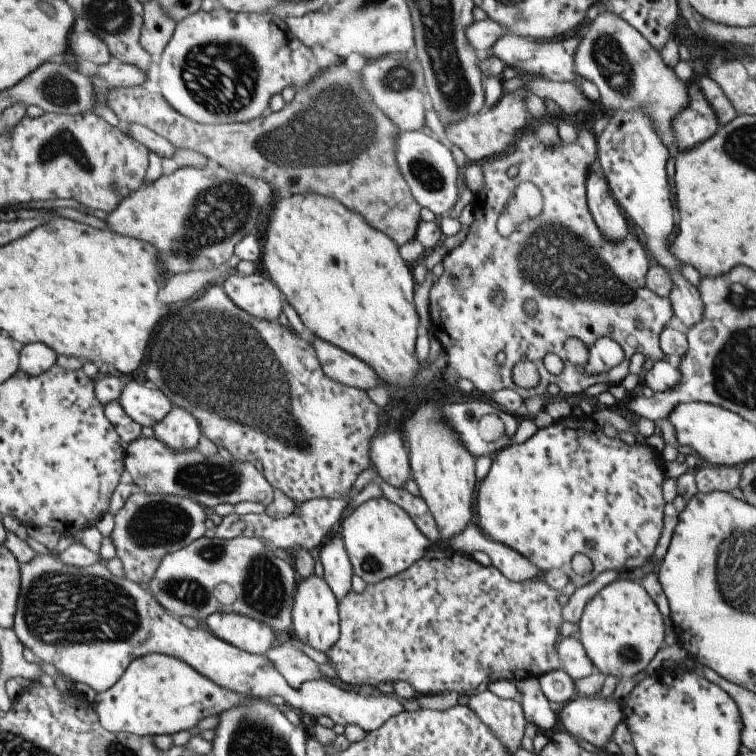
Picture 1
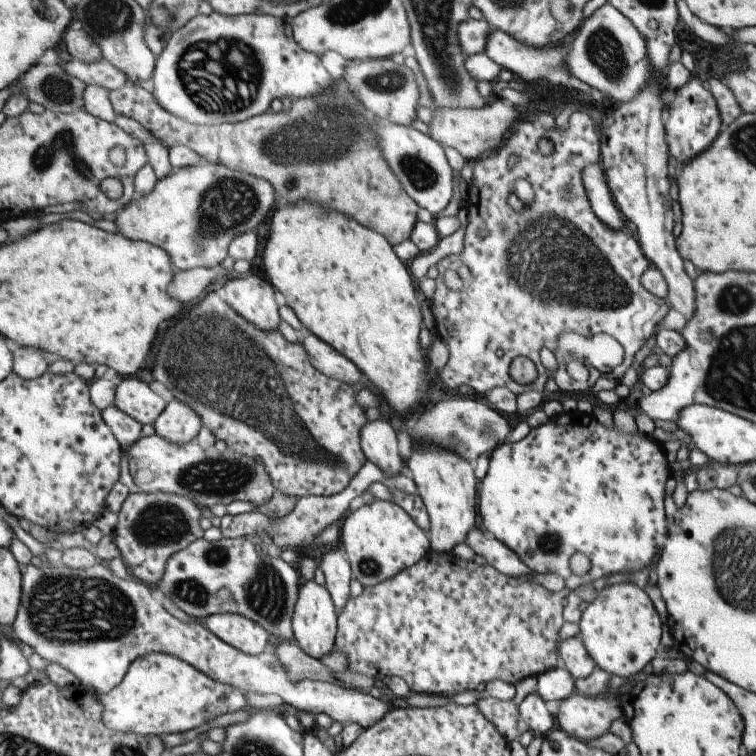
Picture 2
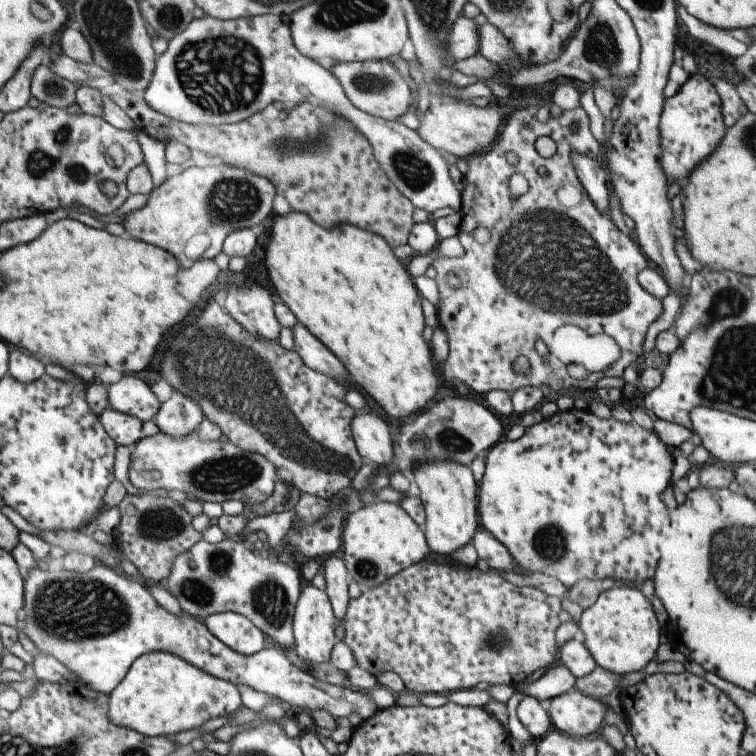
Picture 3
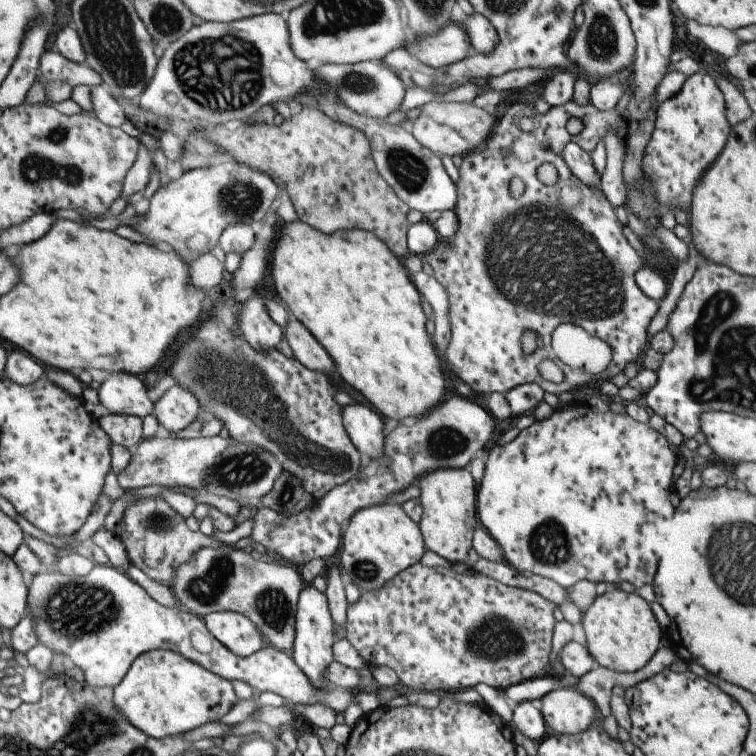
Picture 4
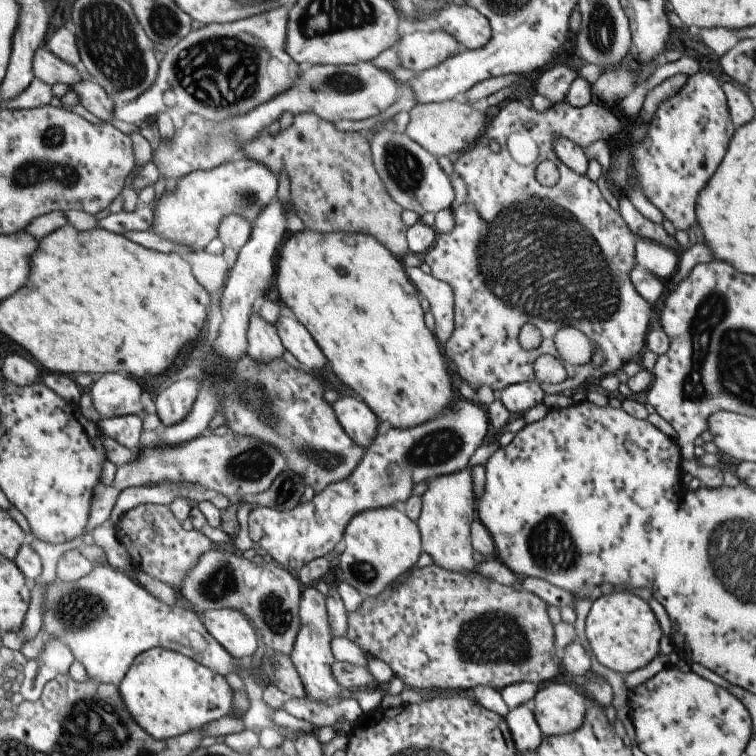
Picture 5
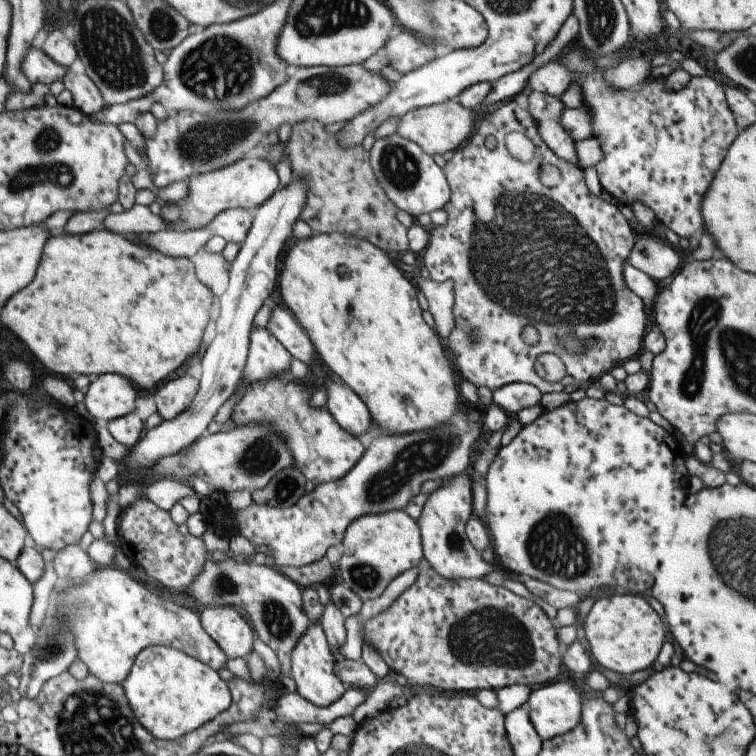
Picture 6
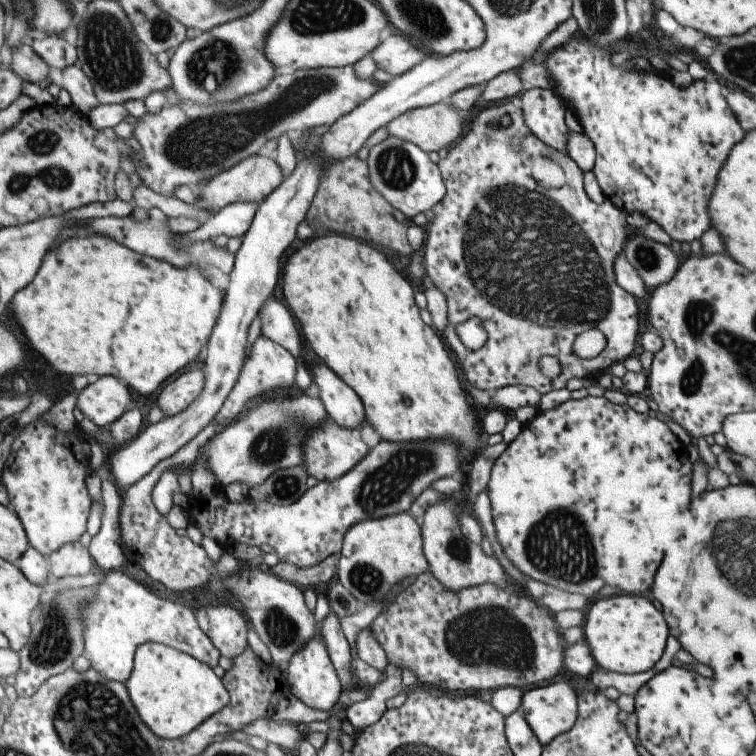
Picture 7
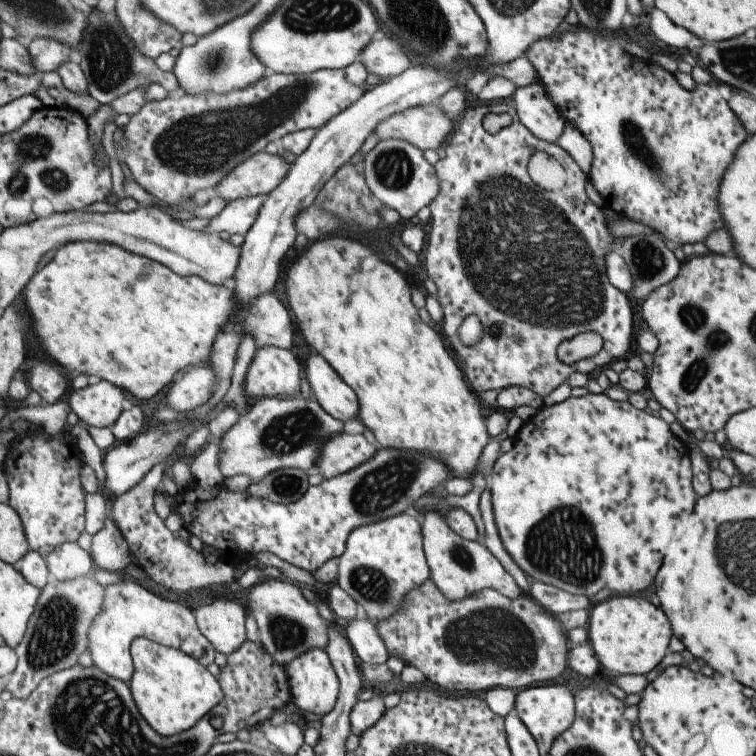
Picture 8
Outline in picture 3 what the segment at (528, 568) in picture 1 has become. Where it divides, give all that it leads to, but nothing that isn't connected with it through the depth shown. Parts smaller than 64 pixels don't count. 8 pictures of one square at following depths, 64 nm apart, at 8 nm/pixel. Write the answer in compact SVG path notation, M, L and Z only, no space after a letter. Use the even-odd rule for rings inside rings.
M477 529L470 543L473 544L477 556L485 560L491 569L503 572L519 570L505 546L495 540L490 532L485 532L485 529Z

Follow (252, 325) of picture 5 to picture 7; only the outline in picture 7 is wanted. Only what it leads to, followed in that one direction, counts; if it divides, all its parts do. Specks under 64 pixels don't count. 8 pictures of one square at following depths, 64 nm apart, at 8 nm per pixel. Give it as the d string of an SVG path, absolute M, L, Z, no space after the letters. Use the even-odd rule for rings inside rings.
M258 335L249 348L249 353L246 355L235 386L231 389L231 392L222 402L220 409L214 416L213 421L217 422L217 431L230 425L235 418L238 418L237 414L248 398L255 395L265 396L271 390L277 390L278 388L285 392L287 388L291 387L291 384L294 383L293 376L297 362L295 359L282 346L270 341L269 338L263 335Z

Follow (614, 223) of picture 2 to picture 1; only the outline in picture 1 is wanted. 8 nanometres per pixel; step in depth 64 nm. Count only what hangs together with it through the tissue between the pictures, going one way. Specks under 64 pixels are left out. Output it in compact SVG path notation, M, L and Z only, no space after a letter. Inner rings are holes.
M589 168L585 179L586 203L596 227L605 240L619 242L629 236L627 222L619 212L618 204L612 198L608 184L599 168Z

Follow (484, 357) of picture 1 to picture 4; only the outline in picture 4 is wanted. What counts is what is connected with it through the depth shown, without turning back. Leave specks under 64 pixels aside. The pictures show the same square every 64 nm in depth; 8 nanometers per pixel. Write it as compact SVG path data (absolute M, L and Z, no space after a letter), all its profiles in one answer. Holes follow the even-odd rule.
M571 102L550 107L545 114L540 115L533 105L515 103L496 120L483 146L462 156L458 169L459 179L454 184L456 205L453 211L458 218L457 230L451 238L439 240L437 245L423 256L423 260L431 266L432 276L447 295L446 317L450 339L443 354L445 362L449 364L449 370L469 386L474 398L486 397L492 392L505 394L525 383L535 383L542 391L557 397L561 392L579 388L587 382L606 381L617 376L625 365L634 363L639 354L647 348L647 325L657 312L658 301L643 294L634 281L634 274L645 266L645 262L621 234L621 224L601 190L590 189L579 181L571 174L562 157L567 143L575 143L581 150L590 153L599 136L602 137L607 128L611 128L613 133L618 131L619 124L620 116L617 116L614 110L605 112L593 106ZM569 118L577 118L583 126L576 135L569 135L565 129ZM523 131L529 133L528 138L535 145L533 159L529 161L519 161L512 153L505 154L507 150L511 150L513 140L517 140ZM541 144L548 144L548 148L543 150ZM543 162L553 164L557 171L557 180L552 185L543 185L535 177L537 166ZM513 177L519 177L524 184L524 191L518 197L510 195L509 181ZM563 186L575 186L577 204L567 206L569 202L559 200L559 192ZM521 228L525 228L525 232ZM527 254L531 258L527 258ZM561 323L576 324L592 337L599 337L609 344L612 357L605 370L592 375L581 369L571 369L556 360L549 341L553 329ZM524 330L533 330L537 337L542 338L543 347L535 350L533 354L521 352L520 338ZM541 360L554 361L563 373L561 382L553 383L541 378L537 371L537 364Z

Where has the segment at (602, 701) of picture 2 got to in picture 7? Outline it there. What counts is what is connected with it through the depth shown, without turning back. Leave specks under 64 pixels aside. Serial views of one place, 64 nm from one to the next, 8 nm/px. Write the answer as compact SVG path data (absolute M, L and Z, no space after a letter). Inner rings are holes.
M553 682L523 693L520 710L541 746L573 726L576 698L567 682Z

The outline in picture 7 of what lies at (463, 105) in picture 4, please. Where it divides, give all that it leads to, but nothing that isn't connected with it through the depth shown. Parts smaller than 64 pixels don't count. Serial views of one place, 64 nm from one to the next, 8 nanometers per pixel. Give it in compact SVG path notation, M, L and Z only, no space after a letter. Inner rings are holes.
M441 101L434 105L405 111L390 120L386 126L388 136L391 135L413 143L427 154L428 152L437 152L441 148L449 148L462 135L463 129L465 129L464 122L465 120L456 108L453 108L448 101Z

